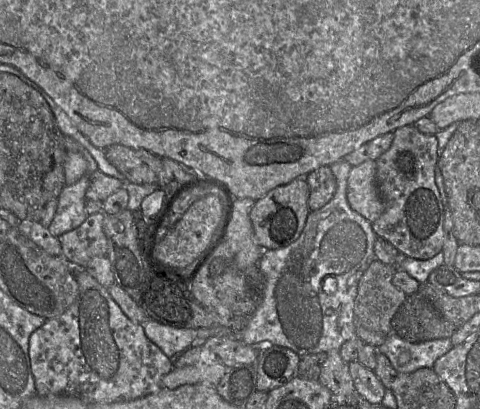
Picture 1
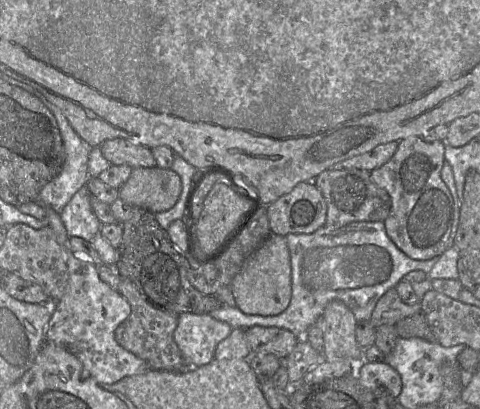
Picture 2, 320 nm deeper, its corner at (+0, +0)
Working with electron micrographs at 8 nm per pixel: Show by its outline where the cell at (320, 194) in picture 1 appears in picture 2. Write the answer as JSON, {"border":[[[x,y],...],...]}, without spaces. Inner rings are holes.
{"border":[[[359,169],[325,170],[314,179],[326,201],[325,227],[337,229],[353,222],[385,221],[391,210],[391,198],[371,181],[370,174],[371,171]]]}

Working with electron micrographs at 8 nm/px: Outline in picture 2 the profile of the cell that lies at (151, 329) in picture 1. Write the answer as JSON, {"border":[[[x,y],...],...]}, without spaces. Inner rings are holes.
{"border":[[[207,314],[178,315],[174,340],[186,365],[200,367],[214,359],[217,345],[232,332],[232,327]]]}

